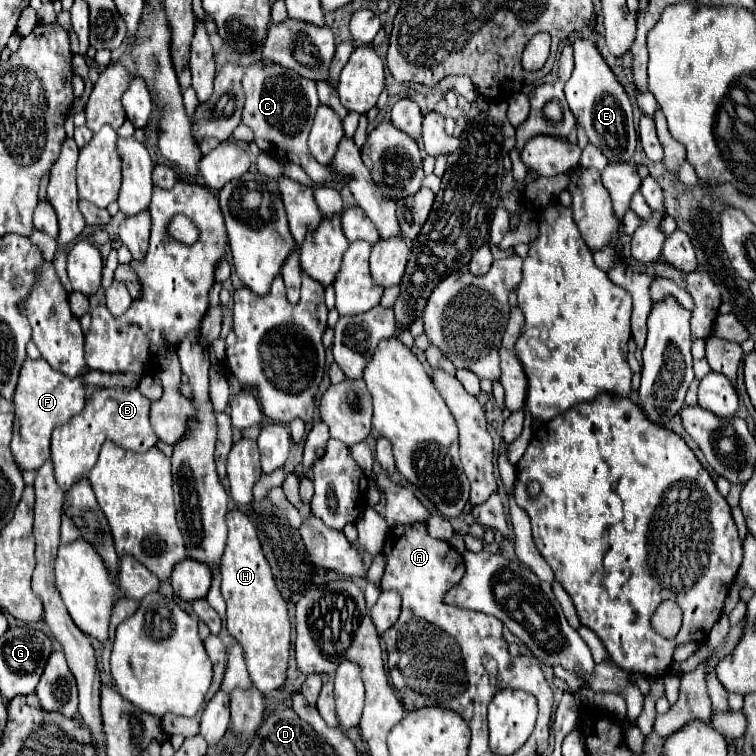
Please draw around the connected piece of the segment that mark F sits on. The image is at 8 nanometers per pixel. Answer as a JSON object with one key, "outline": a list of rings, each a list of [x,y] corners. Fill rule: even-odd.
{"outline":[[[26,359],[20,369],[18,387],[14,393],[16,417],[12,431],[12,455],[20,471],[36,471],[42,467],[46,459],[50,459],[50,437],[56,425],[68,423],[76,413],[82,411],[86,403],[86,391],[82,385],[82,377],[70,379],[60,371],[54,371],[44,359]]]}

